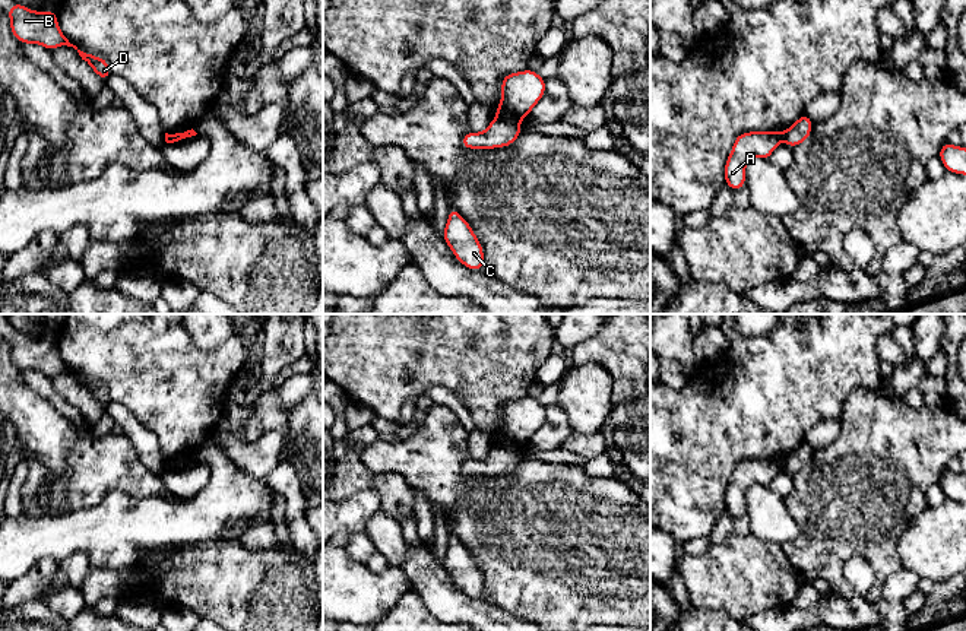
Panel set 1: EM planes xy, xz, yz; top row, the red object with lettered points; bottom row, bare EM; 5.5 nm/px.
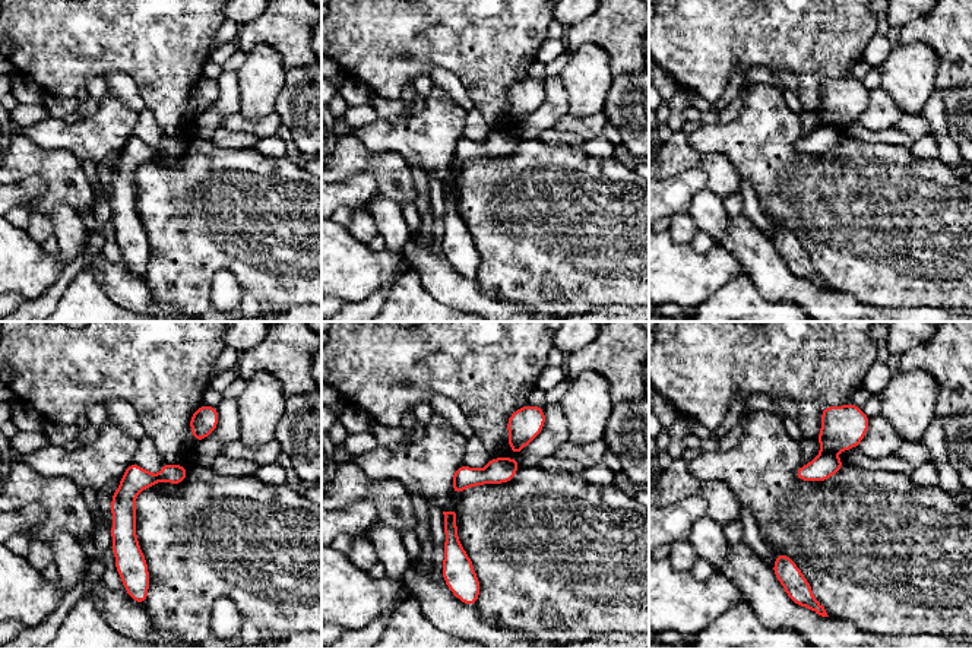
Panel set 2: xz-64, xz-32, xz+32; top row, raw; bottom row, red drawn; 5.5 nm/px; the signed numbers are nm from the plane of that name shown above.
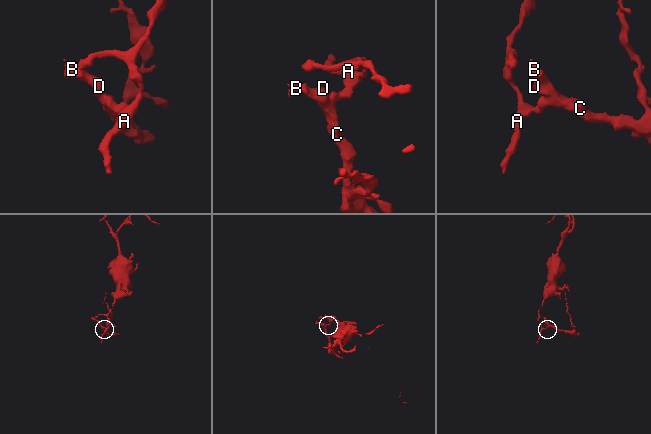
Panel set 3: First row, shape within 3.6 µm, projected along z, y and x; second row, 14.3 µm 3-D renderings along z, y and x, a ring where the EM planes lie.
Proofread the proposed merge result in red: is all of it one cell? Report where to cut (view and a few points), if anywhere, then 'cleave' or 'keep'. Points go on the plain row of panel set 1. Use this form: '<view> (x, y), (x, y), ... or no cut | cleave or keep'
xz (501, 443), (516, 449) | cleave

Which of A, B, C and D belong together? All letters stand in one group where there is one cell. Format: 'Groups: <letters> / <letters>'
Groups: A / B C D

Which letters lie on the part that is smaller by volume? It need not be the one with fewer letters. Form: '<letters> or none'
B, C, D

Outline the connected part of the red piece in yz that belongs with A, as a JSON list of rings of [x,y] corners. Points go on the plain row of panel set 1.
[[[747,459],[737,463],[723,497],[725,510],[732,519],[745,514],[745,492],[753,485],[770,486],[780,470],[779,459]]]

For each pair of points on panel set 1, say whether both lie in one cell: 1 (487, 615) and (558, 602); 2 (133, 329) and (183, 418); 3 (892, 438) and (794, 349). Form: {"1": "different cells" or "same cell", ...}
{"1": "different cells", "2": "same cell", "3": "different cells"}

